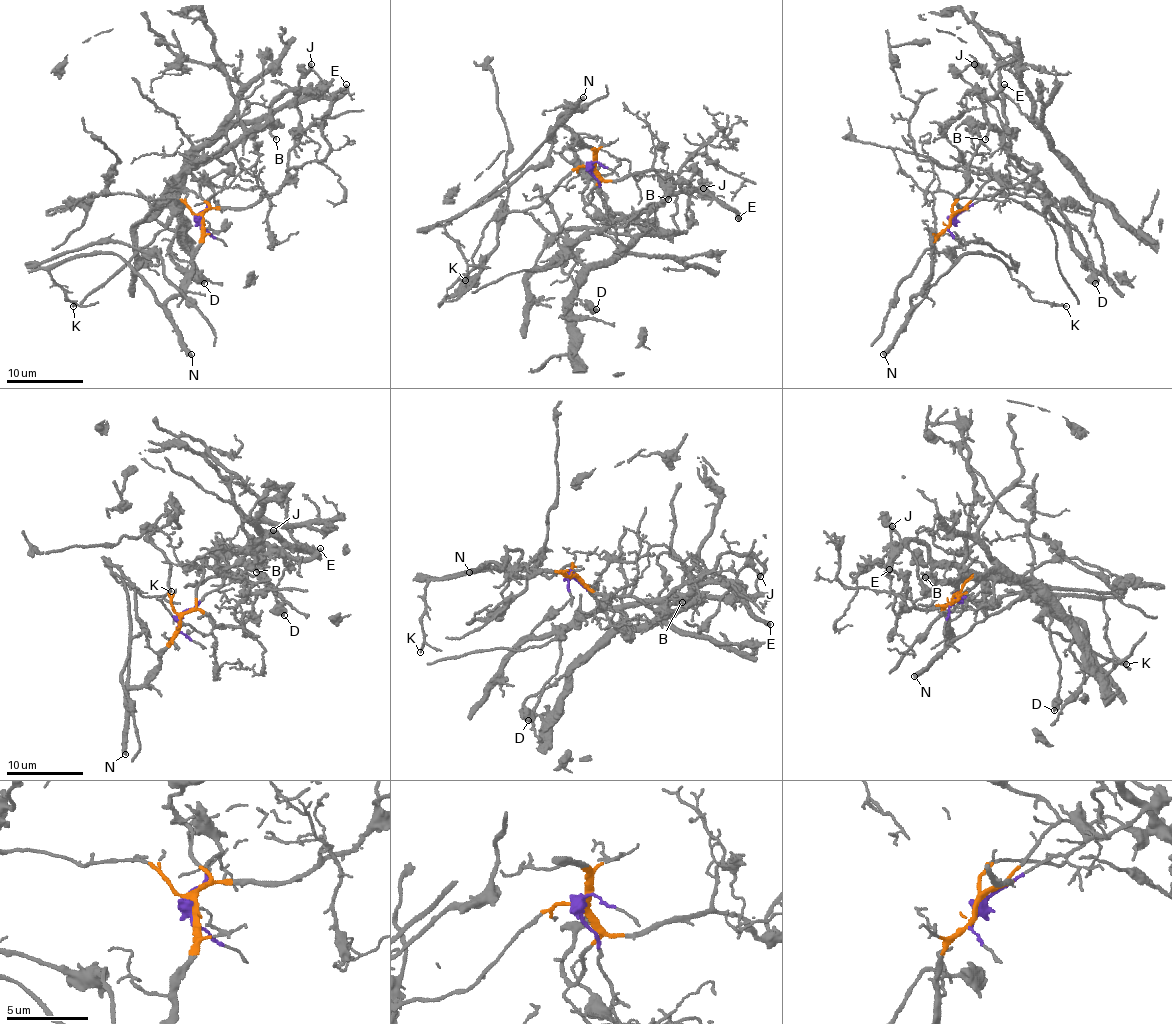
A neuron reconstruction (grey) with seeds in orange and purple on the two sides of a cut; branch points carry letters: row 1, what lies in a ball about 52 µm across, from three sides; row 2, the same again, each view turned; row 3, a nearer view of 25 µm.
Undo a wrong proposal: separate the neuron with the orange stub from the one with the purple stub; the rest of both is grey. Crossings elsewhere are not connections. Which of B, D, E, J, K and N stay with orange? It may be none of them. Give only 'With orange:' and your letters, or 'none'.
With orange: K, N

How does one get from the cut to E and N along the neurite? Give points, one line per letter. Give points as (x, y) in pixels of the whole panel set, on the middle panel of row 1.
E: (593, 165), (605, 217), (614, 227), (620, 248), (603, 232), (680, 192), (709, 192), (737, 219)
N: (593, 165), (593, 152), (562, 125), (557, 125), (584, 98)

